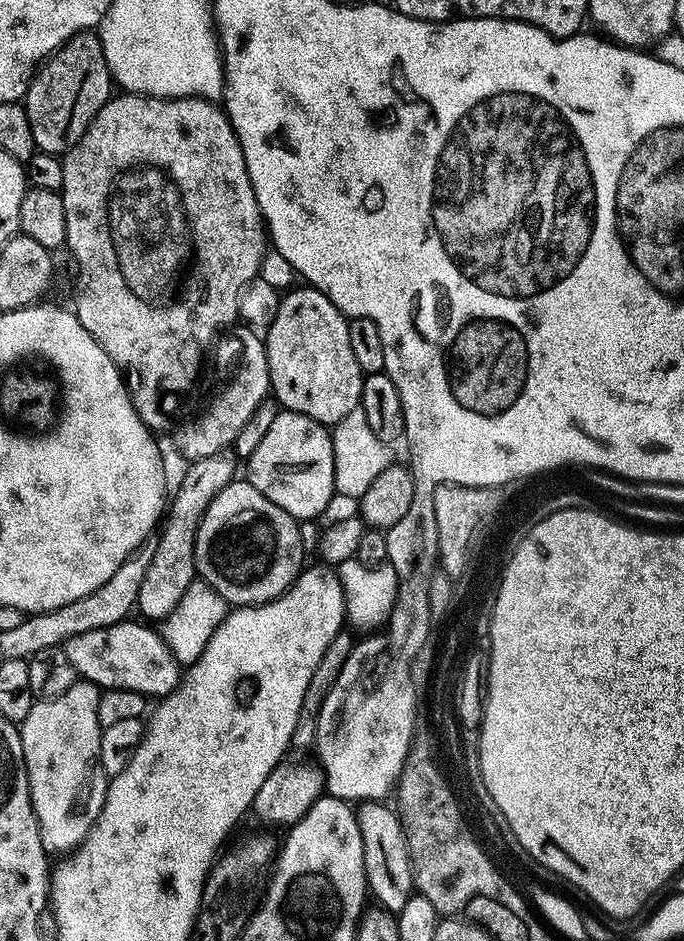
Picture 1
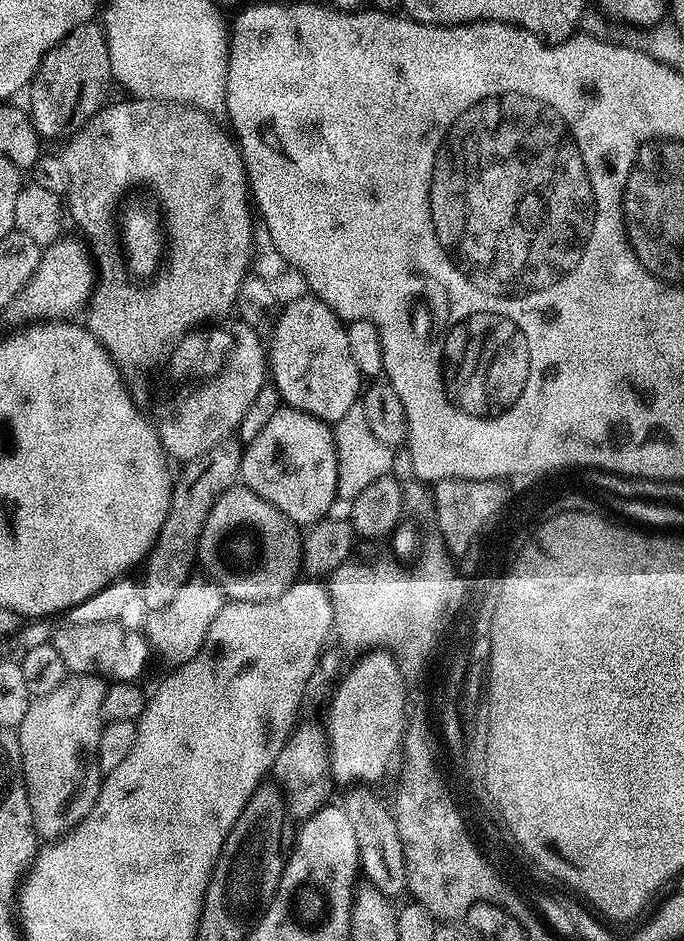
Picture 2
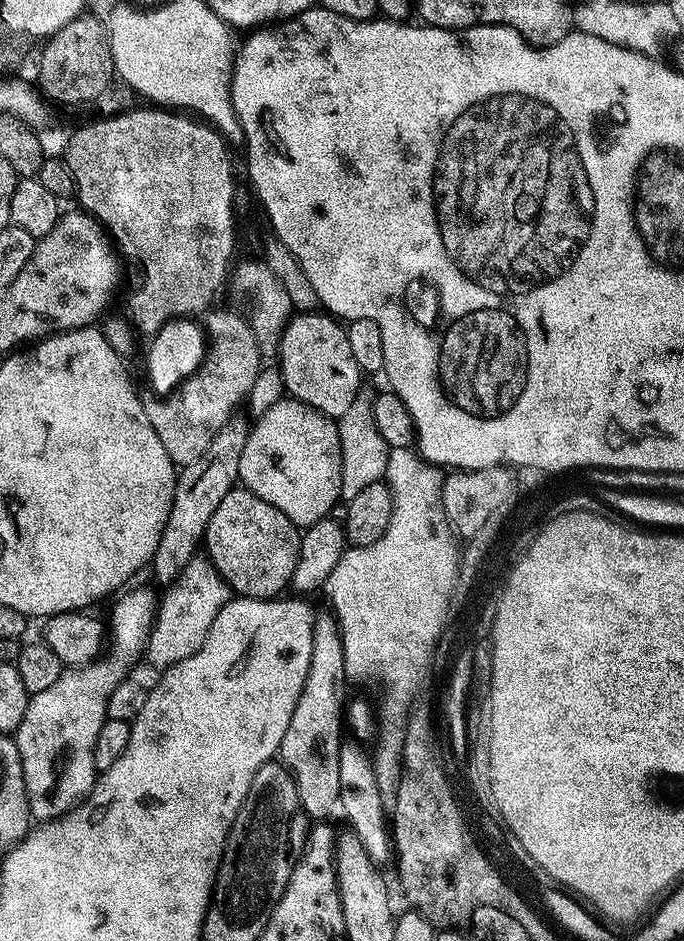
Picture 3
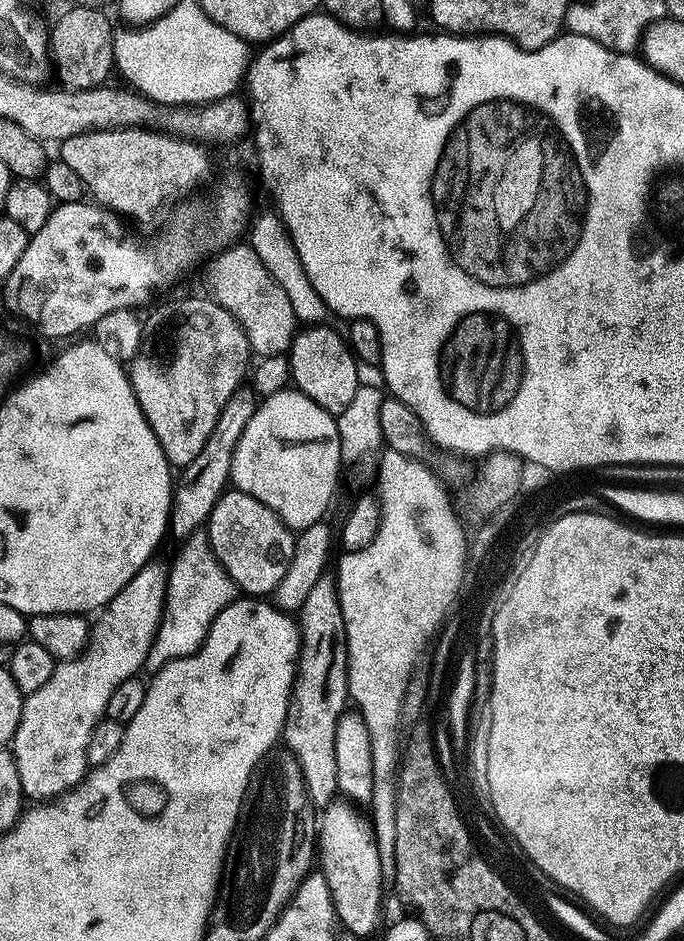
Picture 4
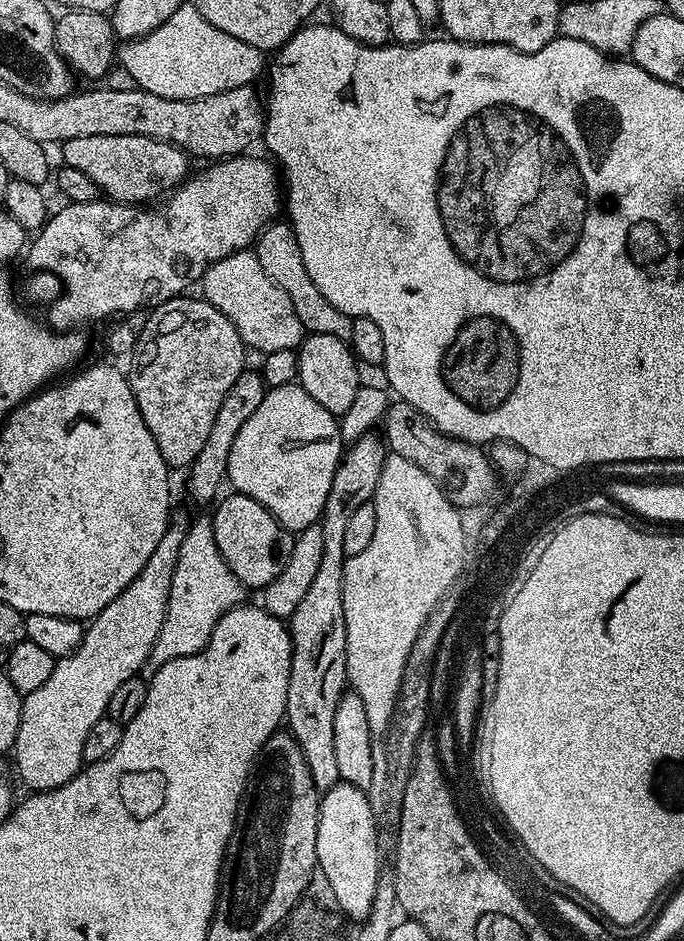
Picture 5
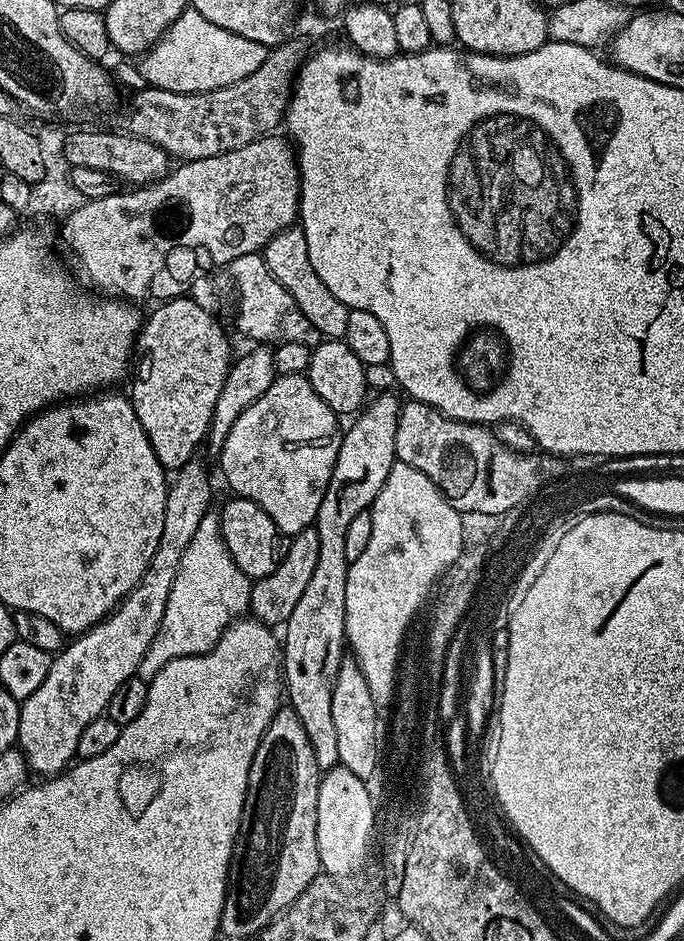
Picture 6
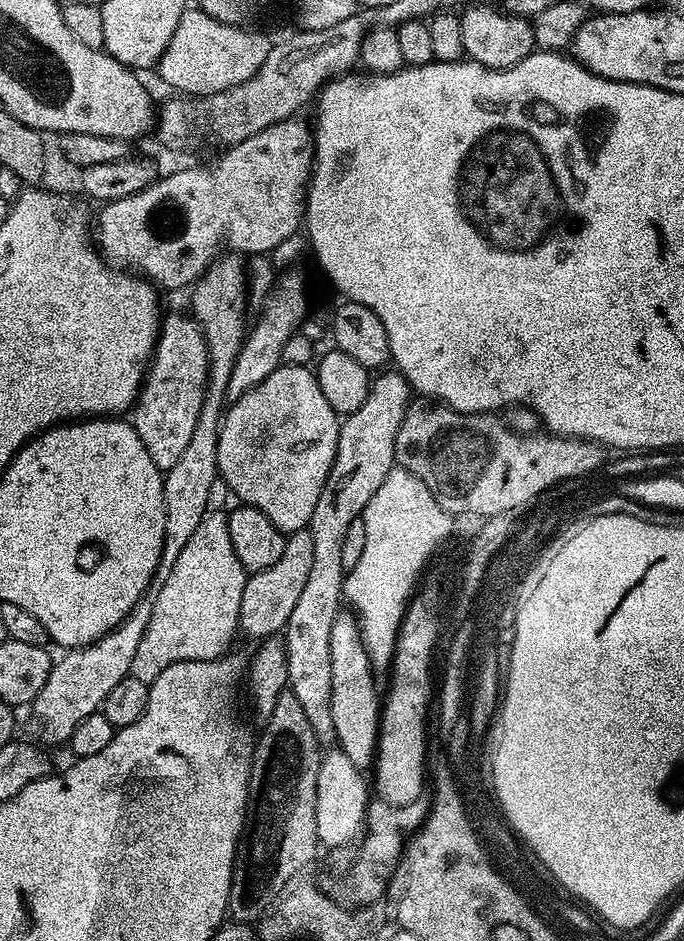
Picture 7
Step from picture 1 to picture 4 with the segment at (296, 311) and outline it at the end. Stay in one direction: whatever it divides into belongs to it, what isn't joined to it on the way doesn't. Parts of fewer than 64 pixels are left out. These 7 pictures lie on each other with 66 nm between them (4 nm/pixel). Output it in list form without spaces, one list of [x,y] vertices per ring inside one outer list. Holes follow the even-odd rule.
[[[304,326],[295,333],[292,345],[286,353],[288,371],[296,391],[318,402],[318,406],[322,406],[326,411],[338,414],[346,410],[346,406],[350,406],[356,389],[360,387],[361,369],[347,339],[341,333],[339,336],[334,329],[326,327]]]

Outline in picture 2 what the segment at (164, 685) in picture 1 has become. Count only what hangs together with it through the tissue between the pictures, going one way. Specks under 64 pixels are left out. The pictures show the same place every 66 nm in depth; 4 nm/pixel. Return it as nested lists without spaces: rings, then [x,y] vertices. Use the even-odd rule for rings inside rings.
[[[94,622],[86,626],[68,624],[61,632],[59,629],[55,633],[54,643],[58,654],[62,654],[62,662],[66,662],[69,673],[98,676],[112,682],[139,681],[139,676],[148,664],[150,644],[141,633],[139,636],[136,632],[127,632],[124,626],[120,622]]]

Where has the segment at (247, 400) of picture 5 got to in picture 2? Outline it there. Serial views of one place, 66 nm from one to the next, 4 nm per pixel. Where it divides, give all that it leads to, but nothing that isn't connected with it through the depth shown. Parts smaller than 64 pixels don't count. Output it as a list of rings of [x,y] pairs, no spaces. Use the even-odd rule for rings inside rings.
[[[229,438],[223,440],[222,443],[214,445],[206,454],[202,454],[196,460],[189,460],[183,465],[184,468],[180,472],[180,480],[178,479],[172,485],[172,501],[168,507],[168,517],[166,522],[162,522],[162,530],[158,534],[156,543],[152,545],[152,551],[146,557],[144,568],[144,584],[139,585],[138,596],[148,610],[159,610],[170,606],[170,602],[178,595],[178,590],[182,590],[182,586],[186,586],[189,580],[193,579],[195,569],[198,564],[198,549],[200,547],[200,535],[206,526],[206,518],[210,514],[210,510],[214,506],[214,502],[218,502],[218,498],[227,492],[229,488],[237,483],[240,475],[240,457],[242,455],[242,445],[239,439]]]

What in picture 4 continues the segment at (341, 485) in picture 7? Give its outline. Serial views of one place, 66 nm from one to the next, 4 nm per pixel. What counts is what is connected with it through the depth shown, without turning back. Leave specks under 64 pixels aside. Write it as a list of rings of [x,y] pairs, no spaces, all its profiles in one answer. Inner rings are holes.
[[[325,574],[311,587],[305,604],[298,611],[300,625],[300,663],[292,701],[286,714],[282,744],[296,759],[304,779],[308,799],[323,810],[338,796],[338,765],[334,758],[334,734],[346,711],[348,698],[348,643],[342,606],[331,575]]]

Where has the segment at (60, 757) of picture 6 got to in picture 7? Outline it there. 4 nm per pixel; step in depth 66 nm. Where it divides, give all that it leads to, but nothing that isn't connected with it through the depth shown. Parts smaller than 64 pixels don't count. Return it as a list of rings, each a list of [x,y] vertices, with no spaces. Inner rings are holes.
[[[236,254],[217,255],[191,289],[193,292],[190,312],[199,324],[208,347],[208,389],[202,402],[202,414],[198,414],[198,426],[194,426],[194,434],[190,437],[182,458],[178,458],[178,462],[174,462],[174,466],[170,466],[163,473],[166,534],[156,576],[152,580],[152,588],[156,590],[160,589],[162,582],[166,582],[166,578],[170,578],[170,570],[174,570],[178,554],[182,554],[186,541],[194,534],[198,522],[202,522],[205,512],[209,511],[210,486],[214,486],[218,479],[218,438],[222,417],[226,411],[230,370],[238,358],[240,347],[244,345],[244,315],[248,312],[248,300],[250,301],[249,273],[246,271],[245,261],[240,260],[243,259]],[[139,600],[128,617],[117,628],[111,628],[101,640],[95,640],[84,648],[65,651],[64,657],[53,663],[46,686],[42,686],[30,705],[41,745],[67,745],[70,734],[74,734],[74,726],[78,726],[82,718],[103,709],[106,694],[110,694],[110,690],[131,673],[134,654],[138,654],[138,644],[142,642],[142,634],[146,634],[151,613],[152,600]]]

